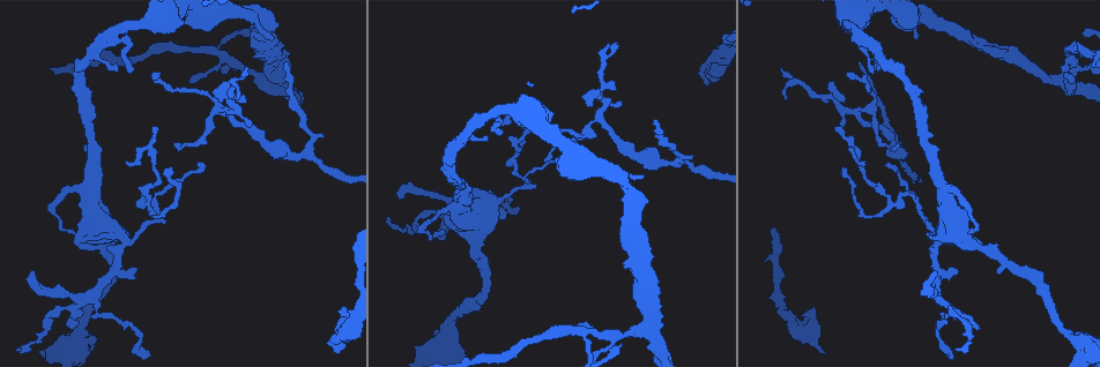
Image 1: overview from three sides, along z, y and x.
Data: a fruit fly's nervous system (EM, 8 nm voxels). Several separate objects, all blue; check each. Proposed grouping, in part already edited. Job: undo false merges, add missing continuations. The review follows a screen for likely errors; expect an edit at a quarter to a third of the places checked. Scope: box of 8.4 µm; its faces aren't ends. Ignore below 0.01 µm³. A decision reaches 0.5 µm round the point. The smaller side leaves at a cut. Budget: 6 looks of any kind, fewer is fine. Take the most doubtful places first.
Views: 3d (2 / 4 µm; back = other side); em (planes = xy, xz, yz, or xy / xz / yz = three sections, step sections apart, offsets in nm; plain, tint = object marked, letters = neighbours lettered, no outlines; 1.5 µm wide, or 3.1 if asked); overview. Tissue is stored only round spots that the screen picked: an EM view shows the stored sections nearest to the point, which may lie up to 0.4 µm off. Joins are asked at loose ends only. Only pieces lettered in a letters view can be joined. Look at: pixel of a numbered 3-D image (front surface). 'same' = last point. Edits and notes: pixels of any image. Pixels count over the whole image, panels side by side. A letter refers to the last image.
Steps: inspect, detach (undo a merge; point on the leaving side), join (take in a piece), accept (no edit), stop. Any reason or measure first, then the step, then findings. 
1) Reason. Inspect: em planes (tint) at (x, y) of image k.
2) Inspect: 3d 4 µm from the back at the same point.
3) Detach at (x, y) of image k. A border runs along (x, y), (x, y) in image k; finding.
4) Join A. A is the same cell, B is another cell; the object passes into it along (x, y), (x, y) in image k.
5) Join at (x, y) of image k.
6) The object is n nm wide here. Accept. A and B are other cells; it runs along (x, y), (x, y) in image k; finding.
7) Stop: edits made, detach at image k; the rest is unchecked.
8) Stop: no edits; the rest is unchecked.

Free end. Inspect: 3d 4 µm at (285, 61) of image 1.

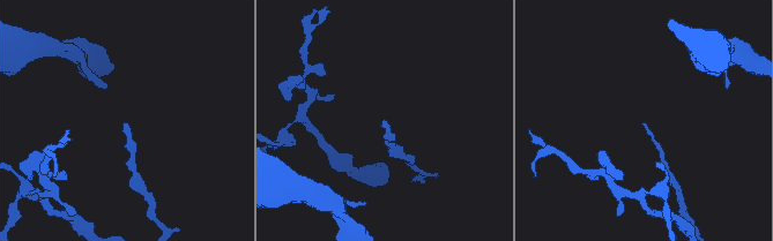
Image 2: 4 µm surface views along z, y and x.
Need the tissue. Inspect: em yz step 8 (tint) at (644, 123) of image 2.

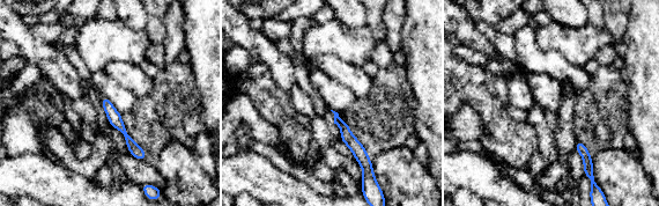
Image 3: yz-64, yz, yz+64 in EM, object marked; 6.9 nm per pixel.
Cut it another way. Inspect: em planes (letters) at the same point.

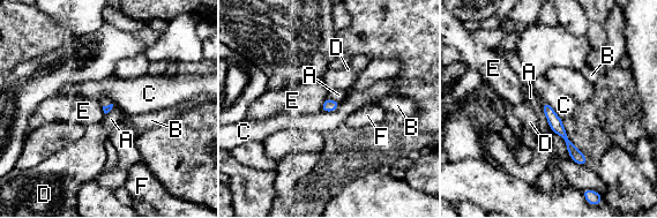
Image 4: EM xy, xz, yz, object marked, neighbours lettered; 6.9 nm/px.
The longest contact is with A, 200 nm. Accept. A, B, C, D, E and F are other cells; a border runs along (540, 105), (552, 130) in image 4; none of them fits.

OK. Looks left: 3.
An open end. Inspect: em planes (letters) at (787, 96) of image 1.

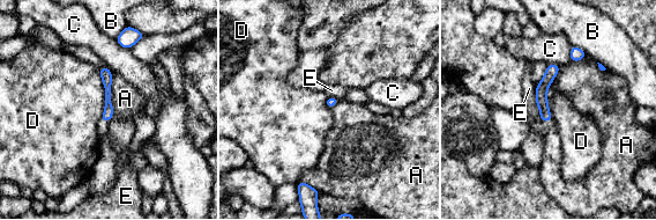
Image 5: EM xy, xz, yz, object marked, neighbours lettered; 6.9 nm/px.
Accept. A, B, C, D and E are other cells; a border runs along (97, 70), (104, 88), (101, 120) in image 5; no lettered piece goes on from it.

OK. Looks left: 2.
Stop: no edits; the rest is unchecked.

